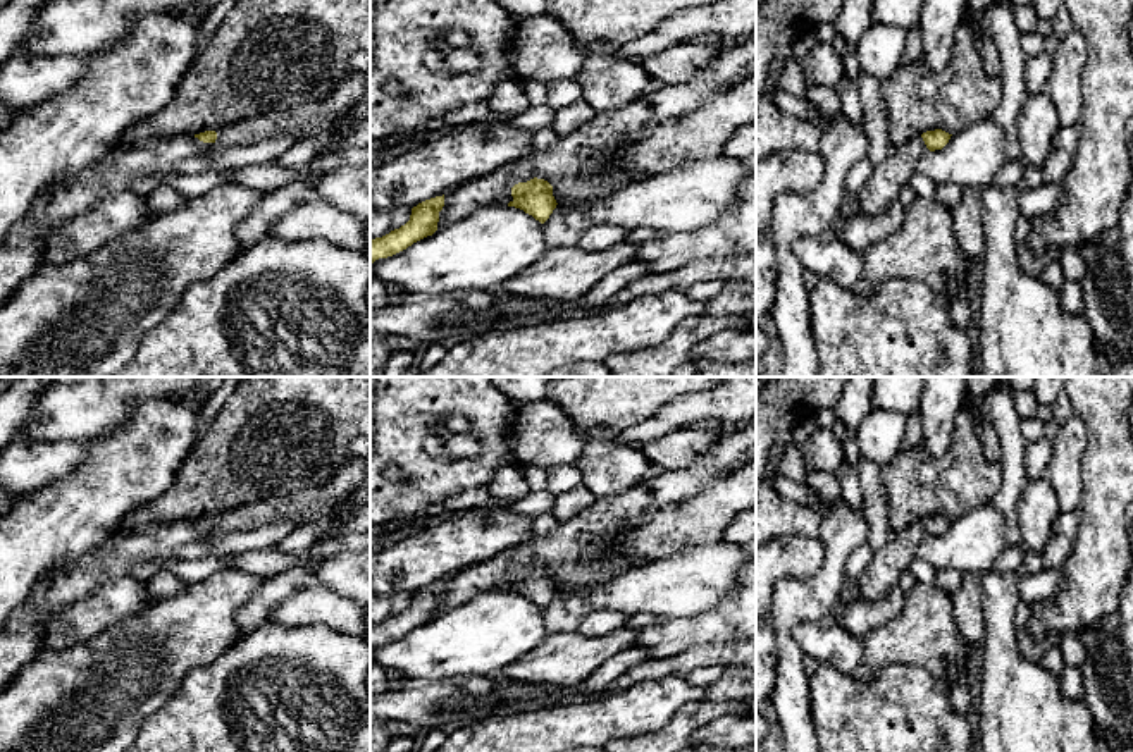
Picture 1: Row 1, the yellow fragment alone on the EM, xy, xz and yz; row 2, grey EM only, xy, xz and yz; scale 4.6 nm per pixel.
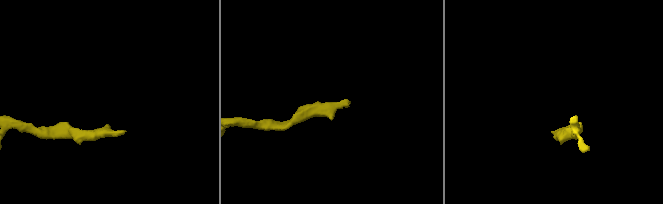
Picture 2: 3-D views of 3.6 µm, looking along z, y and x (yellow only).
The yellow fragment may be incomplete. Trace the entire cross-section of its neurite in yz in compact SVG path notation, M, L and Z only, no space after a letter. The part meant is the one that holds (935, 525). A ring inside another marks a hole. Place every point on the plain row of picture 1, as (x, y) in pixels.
M935 515L911 523L873 552L873 558L857 580L859 595L866 601L883 597L899 583L901 575L909 570L918 554L918 546L930 535L942 535L952 520Z

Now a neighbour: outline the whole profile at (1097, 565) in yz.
M1068 377L1064 394L1088 428L1088 447L1083 454L1083 496L1081 520L1074 542L1061 566L1064 583L1056 599L1031 602L1028 632L1033 638L1043 638L1049 632L1061 637L1068 632L1078 635L1104 616L1118 609L1119 595L1133 564L1128 509L1133 502L1133 439L1130 408L1133 403L1133 377Z

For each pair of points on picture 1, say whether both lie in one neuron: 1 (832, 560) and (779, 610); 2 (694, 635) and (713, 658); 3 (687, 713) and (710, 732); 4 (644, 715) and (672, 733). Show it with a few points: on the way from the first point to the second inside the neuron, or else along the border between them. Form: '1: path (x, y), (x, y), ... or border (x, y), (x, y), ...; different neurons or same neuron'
1: path (827, 575), (803, 599), (794, 599); same neuron
2: border (737, 641), (696, 644), (663, 659); different neurons
3: border (737, 715), (717, 716), (694, 733); different neurons
4: border (694, 701), (682, 706), (658, 730), (648, 733); different neurons

